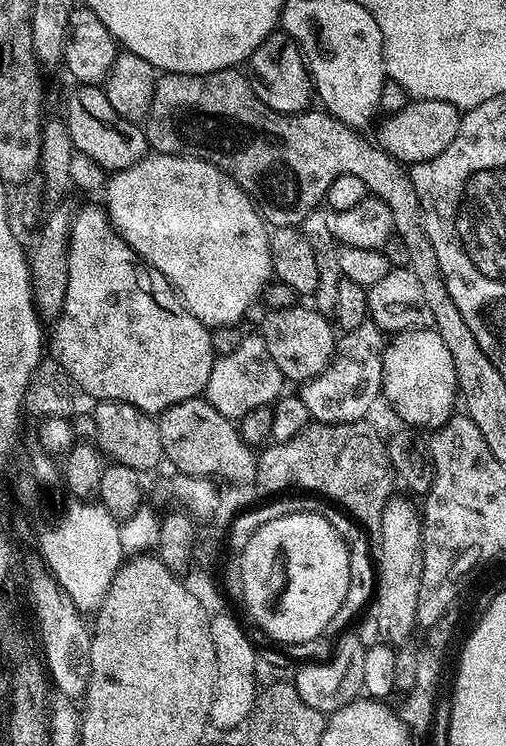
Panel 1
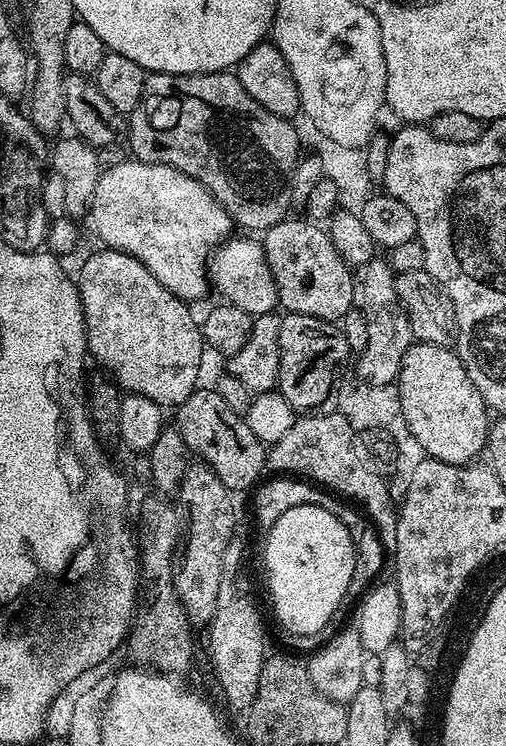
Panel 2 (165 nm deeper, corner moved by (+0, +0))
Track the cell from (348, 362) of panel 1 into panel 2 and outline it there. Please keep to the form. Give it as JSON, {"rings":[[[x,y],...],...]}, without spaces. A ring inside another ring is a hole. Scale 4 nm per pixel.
{"rings":[[[377,258],[364,266],[362,275],[358,280],[358,308],[366,318],[366,346],[358,353],[357,373],[366,382],[395,384],[402,358],[406,358],[406,350],[414,343],[412,327],[398,298],[397,273],[387,259]]]}

